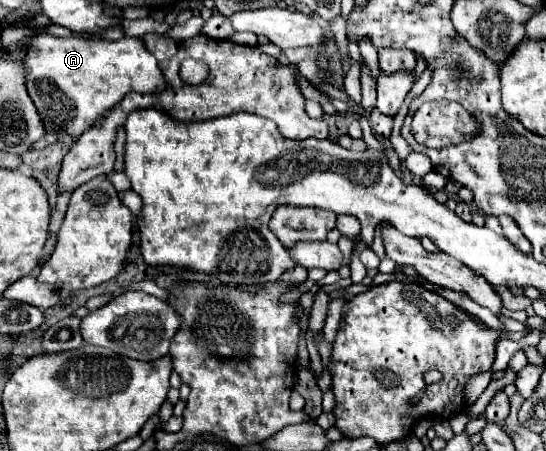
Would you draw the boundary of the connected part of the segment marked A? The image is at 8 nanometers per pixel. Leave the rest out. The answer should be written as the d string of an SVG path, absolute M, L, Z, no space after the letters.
M38 34L32 36L28 42L28 52L24 56L24 66L28 70L26 74L26 88L32 98L32 102L38 108L40 118L44 120L46 128L60 128L68 132L74 140L86 132L92 122L100 116L104 116L106 110L110 110L114 104L118 104L128 92L158 92L164 90L164 76L158 68L156 58L144 48L144 42L140 38L128 38L110 42L110 40L86 40L82 36L72 38L58 38L52 34Z

